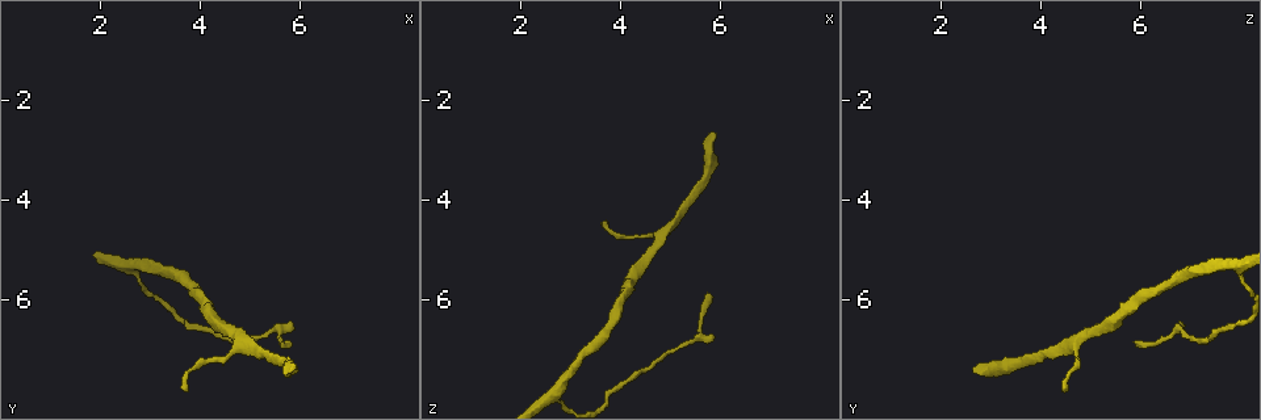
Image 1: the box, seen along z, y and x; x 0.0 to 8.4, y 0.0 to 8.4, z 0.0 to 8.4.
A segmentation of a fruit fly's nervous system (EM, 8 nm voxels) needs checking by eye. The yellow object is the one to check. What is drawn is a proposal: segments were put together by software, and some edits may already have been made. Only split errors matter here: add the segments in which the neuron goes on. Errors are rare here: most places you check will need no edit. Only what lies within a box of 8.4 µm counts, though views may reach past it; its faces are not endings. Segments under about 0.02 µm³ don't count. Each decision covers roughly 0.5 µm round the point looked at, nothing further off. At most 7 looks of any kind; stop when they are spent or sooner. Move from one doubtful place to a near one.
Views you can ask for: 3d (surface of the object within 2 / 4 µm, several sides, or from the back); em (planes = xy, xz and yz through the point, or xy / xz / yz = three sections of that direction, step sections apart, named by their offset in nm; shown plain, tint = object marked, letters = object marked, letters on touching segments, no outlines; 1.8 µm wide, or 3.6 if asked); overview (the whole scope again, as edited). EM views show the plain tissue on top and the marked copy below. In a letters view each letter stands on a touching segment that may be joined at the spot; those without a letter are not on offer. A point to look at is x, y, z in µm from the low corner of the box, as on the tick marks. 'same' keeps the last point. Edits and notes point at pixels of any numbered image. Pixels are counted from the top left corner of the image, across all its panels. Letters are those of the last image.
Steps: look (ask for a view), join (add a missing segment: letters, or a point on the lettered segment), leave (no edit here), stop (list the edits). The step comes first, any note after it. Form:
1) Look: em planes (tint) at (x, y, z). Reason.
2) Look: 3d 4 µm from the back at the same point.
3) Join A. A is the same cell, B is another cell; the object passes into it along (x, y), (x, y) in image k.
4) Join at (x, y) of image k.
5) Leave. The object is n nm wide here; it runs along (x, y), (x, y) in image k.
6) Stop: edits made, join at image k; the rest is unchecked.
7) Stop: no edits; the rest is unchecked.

Look: 3d 4 µm from the back at (5.90, 7.40, 2.70). Branch stops here.

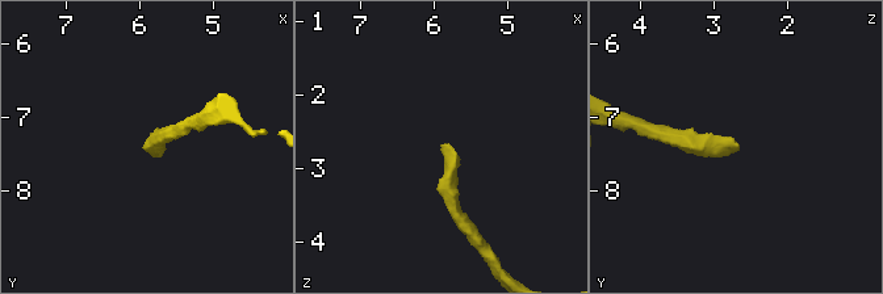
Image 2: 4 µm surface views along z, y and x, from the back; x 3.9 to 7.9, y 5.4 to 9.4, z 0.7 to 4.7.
Look: em planes (tint) at (5.90, 7.40, 2.65).

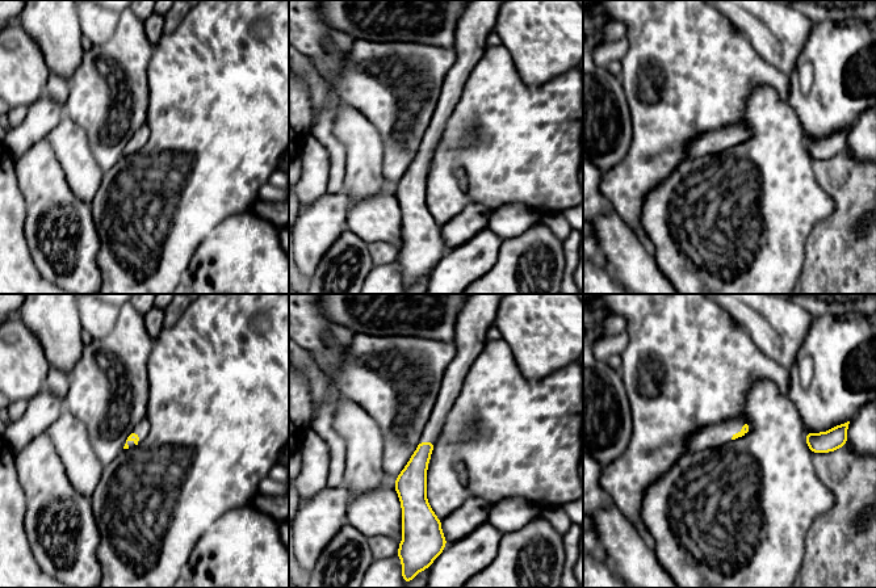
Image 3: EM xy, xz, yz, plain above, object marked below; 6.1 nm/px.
Look: em planes (letters) at the same point. See the neighbours.

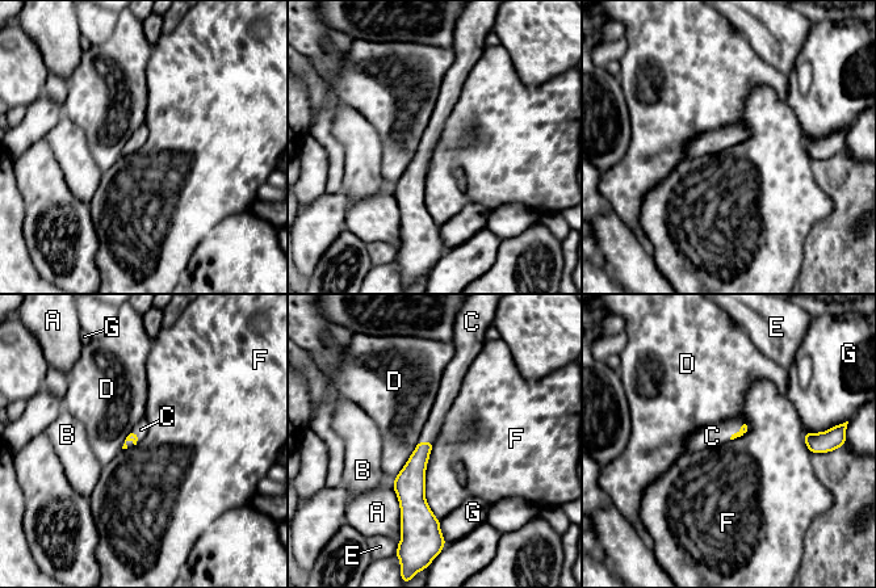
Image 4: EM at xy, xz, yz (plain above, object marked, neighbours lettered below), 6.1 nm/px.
Join C. C is the same cell, A, B, D, E, F and G are other cells; the object passes into it along (133, 437), (133, 442), (141, 429) in image 4; it goes on there.

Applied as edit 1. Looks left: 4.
Look: overview. Redraw.

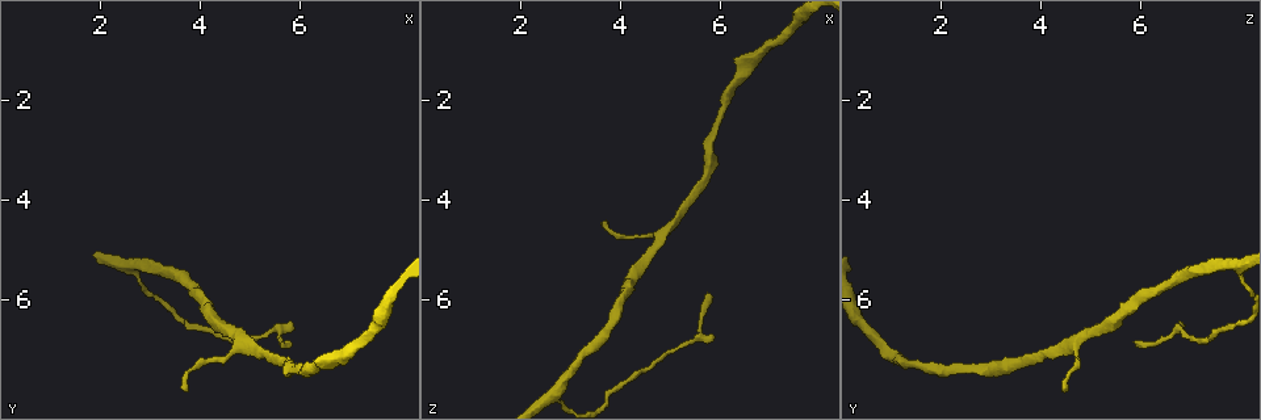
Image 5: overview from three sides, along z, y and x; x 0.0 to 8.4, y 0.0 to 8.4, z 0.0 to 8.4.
Look: 3d 4 µm at (5.75, 6.90, 5.85). Long arm stops here.

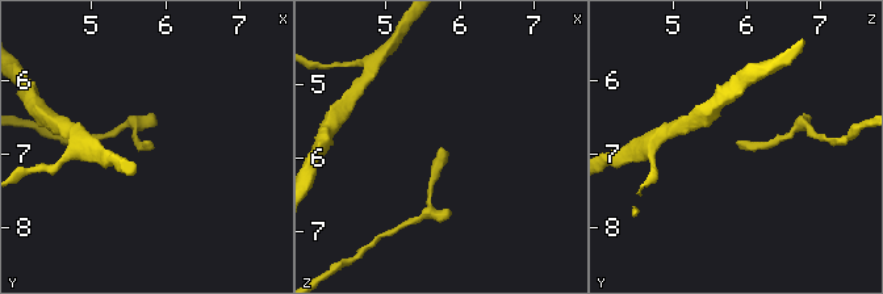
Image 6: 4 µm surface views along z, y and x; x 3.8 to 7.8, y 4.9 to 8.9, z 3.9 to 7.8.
Look: em xz step 16 (tint) at (5.80, 6.85, 5.85). Shape alone is not enough.

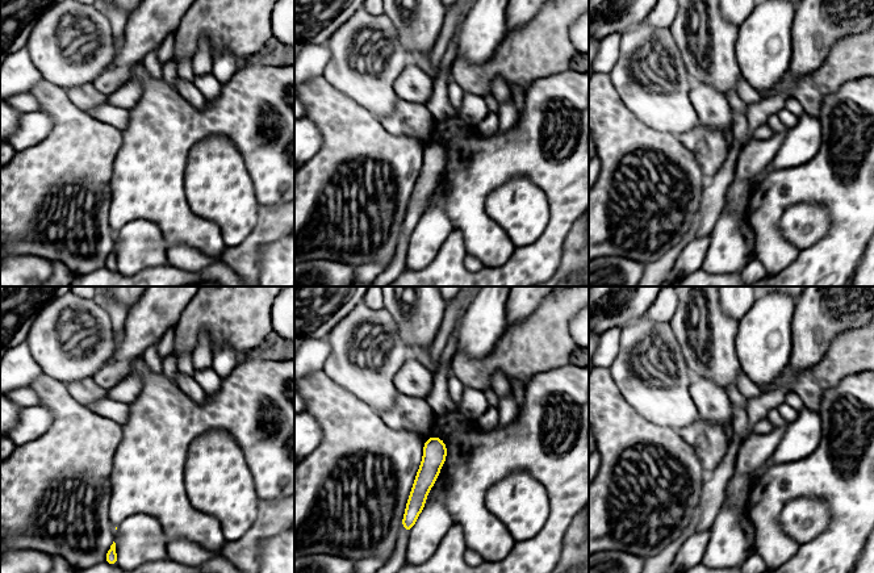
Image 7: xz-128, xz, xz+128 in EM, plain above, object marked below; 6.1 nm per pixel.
Look: em xz step 16 (letters) at the same point.

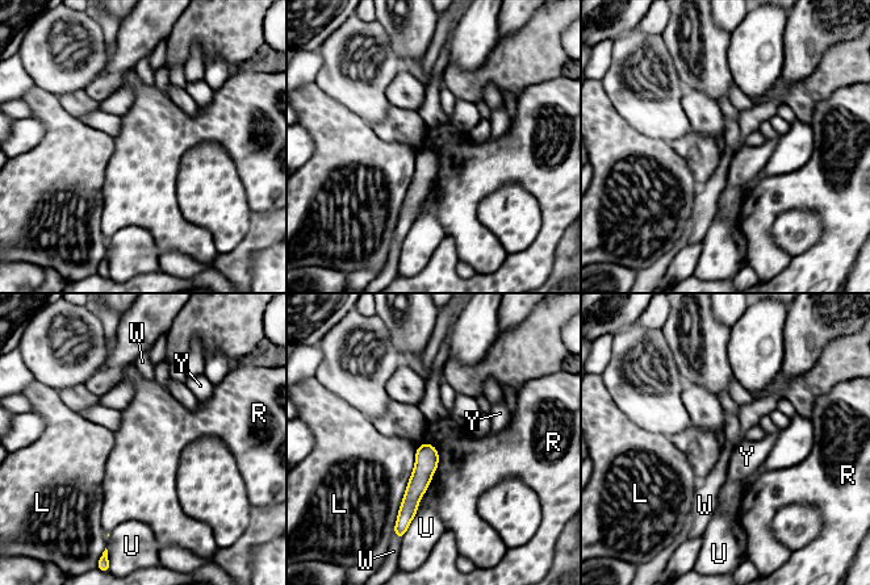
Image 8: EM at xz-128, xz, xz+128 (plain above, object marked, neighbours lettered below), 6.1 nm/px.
Leave. L, R, U, W and Y are other cells; no lettered segment goes on from it.

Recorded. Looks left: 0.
Stop: edits made, join at image 4; the rest is unchecked.

